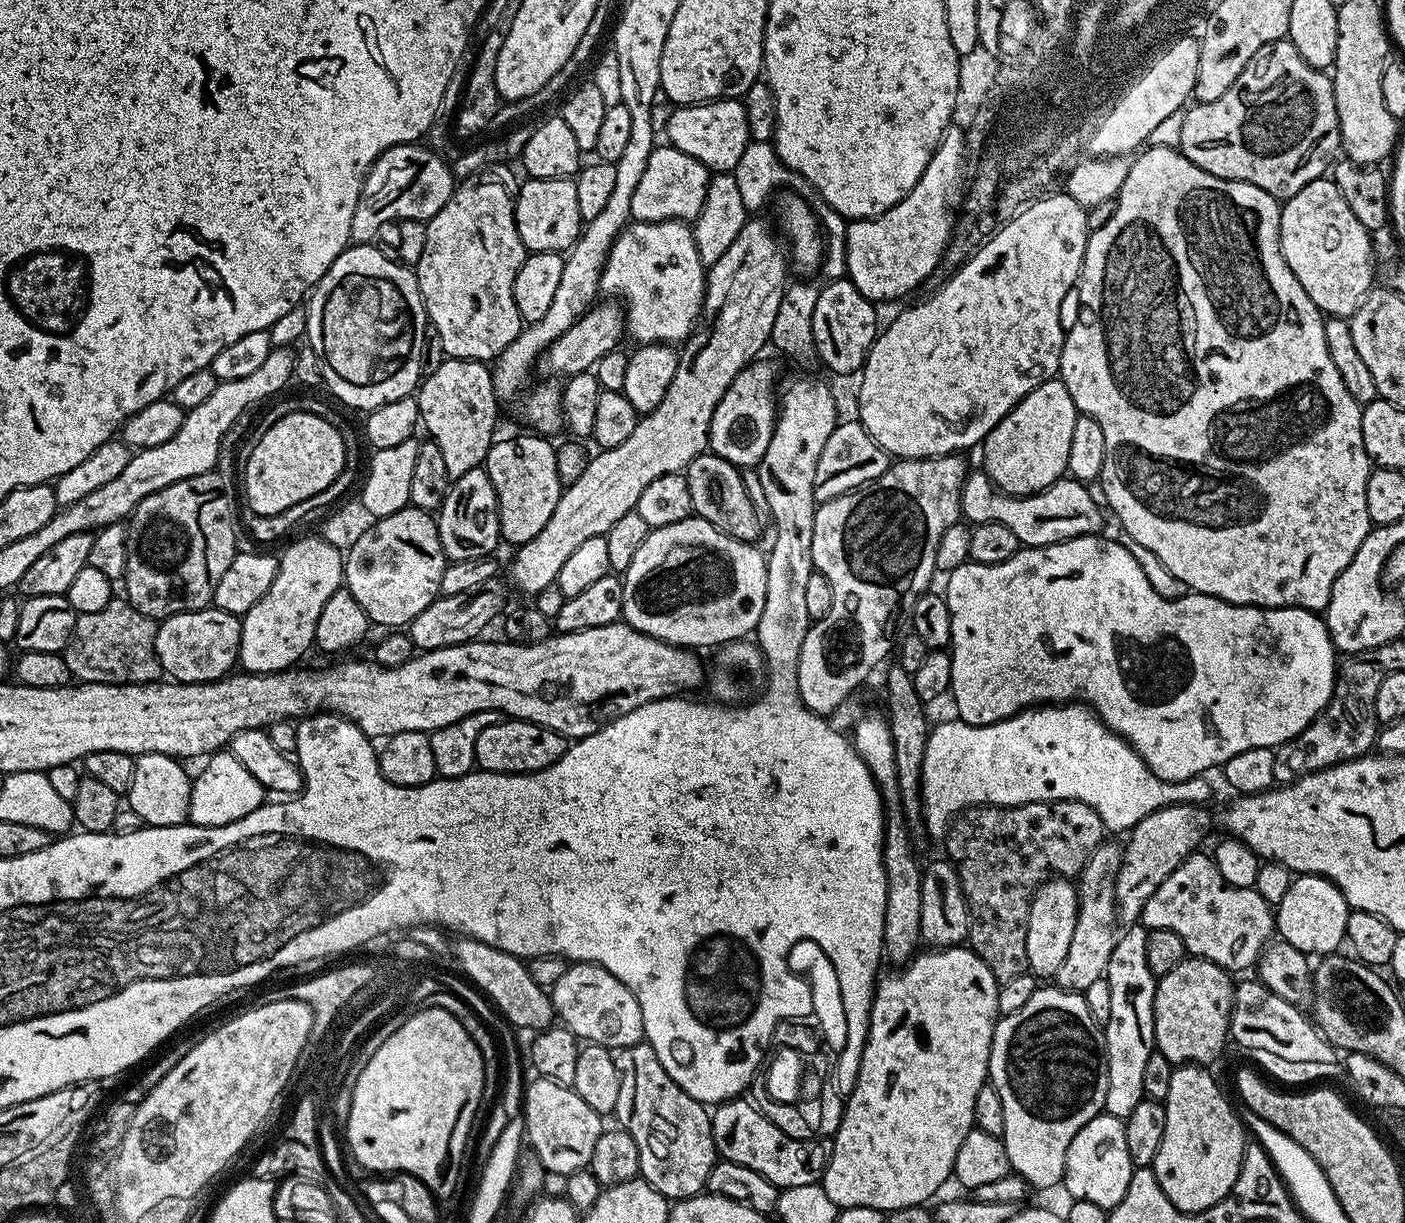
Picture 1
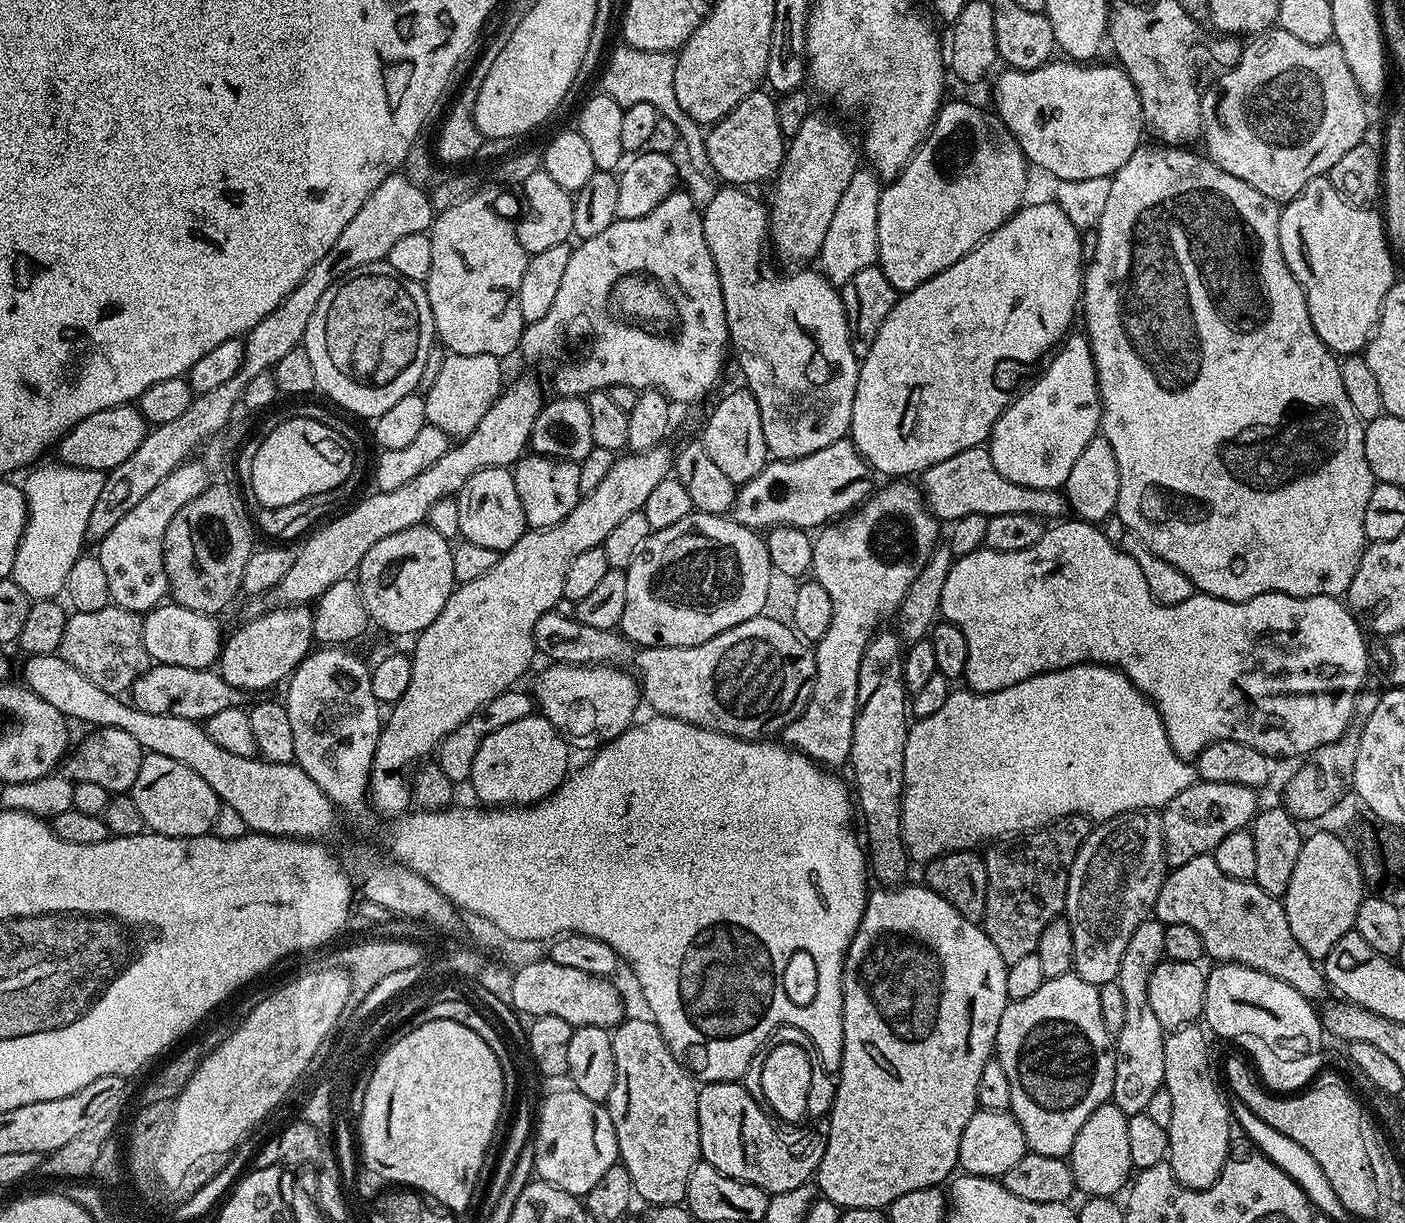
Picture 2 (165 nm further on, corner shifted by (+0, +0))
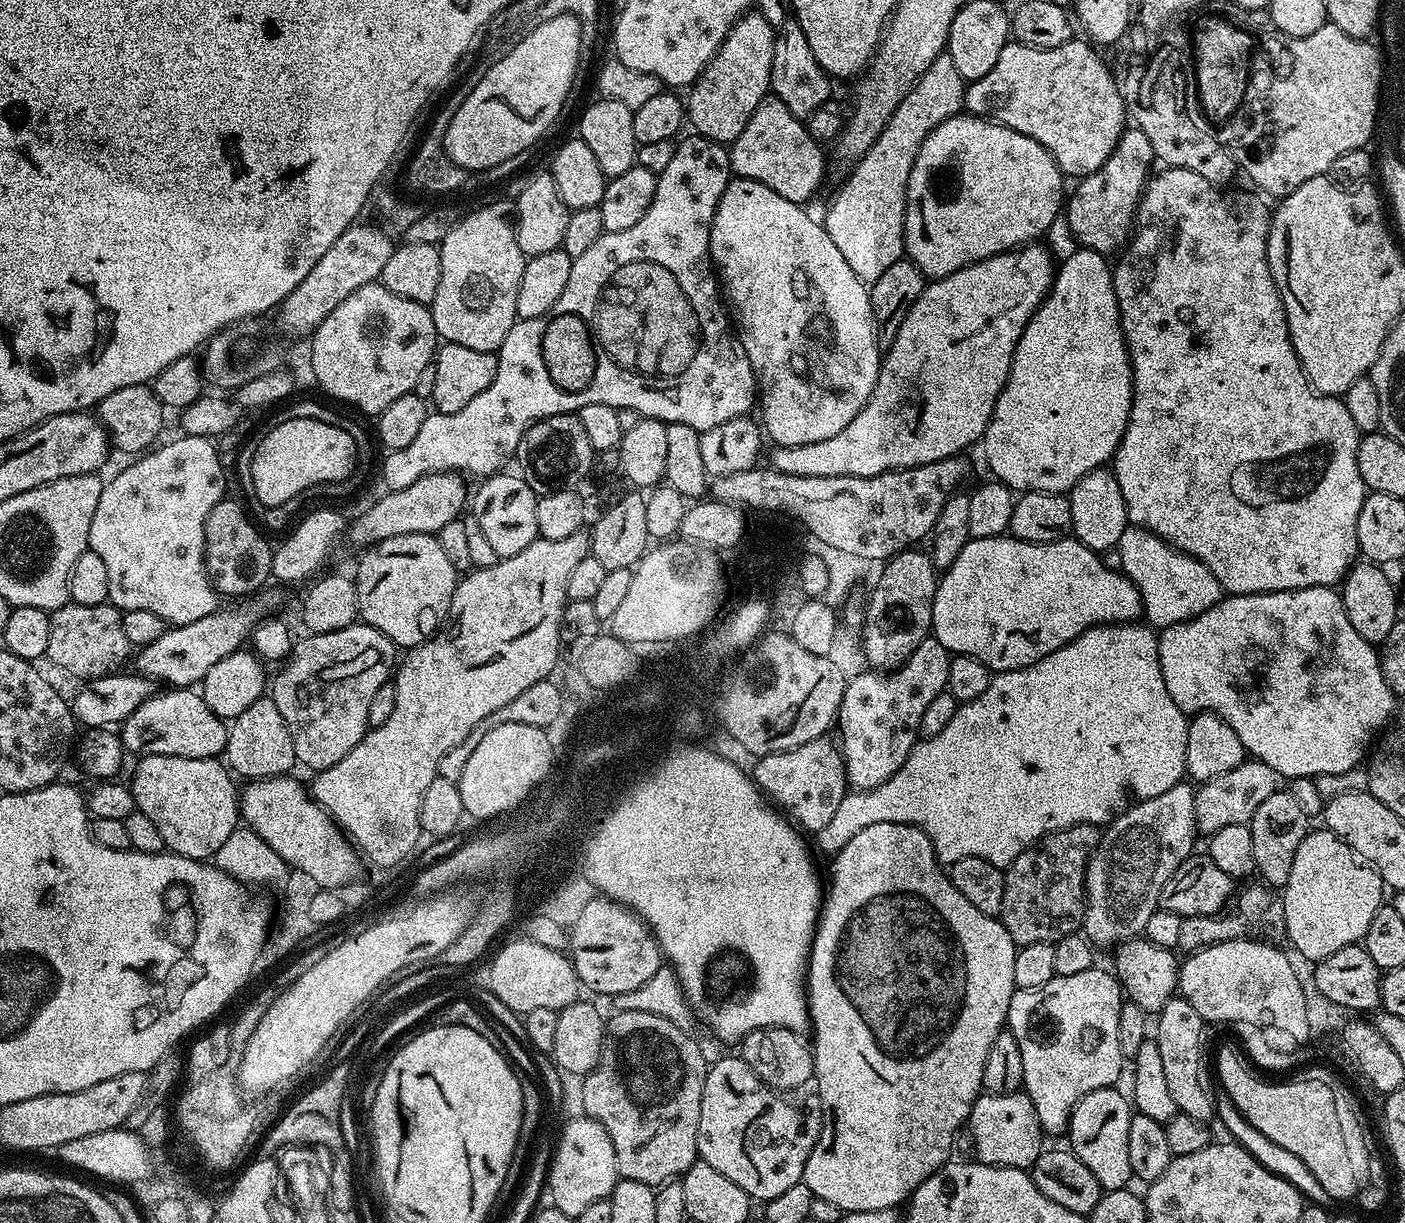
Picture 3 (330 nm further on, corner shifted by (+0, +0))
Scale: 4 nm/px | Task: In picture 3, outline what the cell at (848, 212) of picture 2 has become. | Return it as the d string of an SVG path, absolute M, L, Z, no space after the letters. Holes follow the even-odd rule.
M948 55L934 58L926 66L926 74L898 102L898 110L890 114L890 122L878 134L874 146L856 161L844 185L828 204L828 213L822 216L826 234L846 258L850 270L866 285L872 285L894 262L904 256L904 199L908 189L910 170L922 142L941 122L951 116L961 115L964 108L966 81L954 67L954 58Z

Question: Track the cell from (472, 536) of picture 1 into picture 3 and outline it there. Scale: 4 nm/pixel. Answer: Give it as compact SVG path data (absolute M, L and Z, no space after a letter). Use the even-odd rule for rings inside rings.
M497 474L485 476L470 496L471 519L482 526L482 534L490 541L494 554L498 558L518 554L518 550L526 550L530 542L538 538L538 514L536 501L538 499L534 490L526 483L523 475L504 476ZM472 508L472 512L471 512Z

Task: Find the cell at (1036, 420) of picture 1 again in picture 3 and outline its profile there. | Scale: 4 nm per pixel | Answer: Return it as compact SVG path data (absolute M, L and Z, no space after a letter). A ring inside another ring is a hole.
M1077 247L1076 252L1070 254L1070 258L1059 261L1052 278L1052 289L1048 292L1047 298L1040 303L1028 325L1022 330L1022 338L1018 338L1018 346L1014 350L1008 380L1004 384L1002 394L998 394L994 414L986 426L982 441L984 460L988 463L989 470L992 471L991 475L1017 493L1071 493L1072 488L1083 476L1090 474L1096 468L1105 467L1115 457L1118 446L1122 442L1132 409L1132 363L1128 357L1128 347L1124 341L1124 331L1120 321L1120 307L1118 306L1118 298L1114 294L1112 269L1113 265L1107 255L1095 252L1090 248Z

